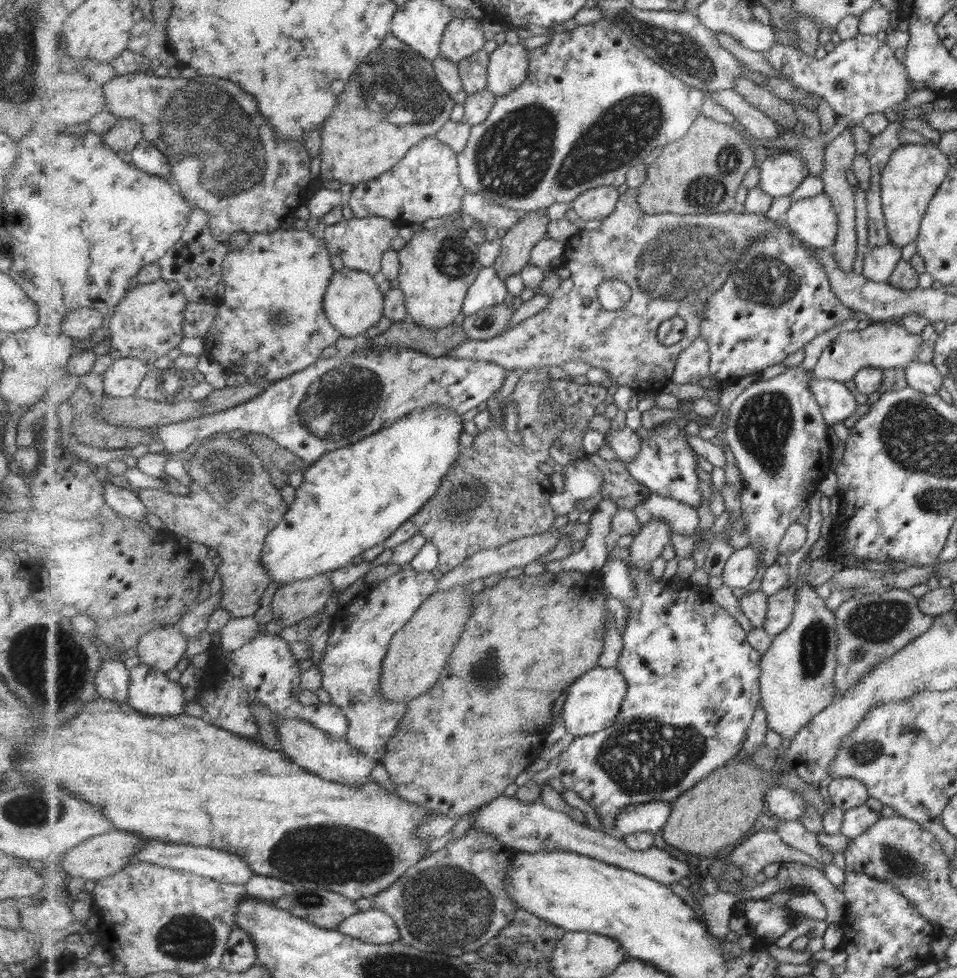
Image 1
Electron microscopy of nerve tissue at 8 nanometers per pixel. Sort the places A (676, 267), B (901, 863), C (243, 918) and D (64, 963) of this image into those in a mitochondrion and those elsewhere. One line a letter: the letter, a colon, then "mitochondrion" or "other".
A: mitochondrion
B: mitochondrion
C: other
D: other

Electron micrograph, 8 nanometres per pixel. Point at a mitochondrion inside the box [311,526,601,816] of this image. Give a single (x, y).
(486, 671)

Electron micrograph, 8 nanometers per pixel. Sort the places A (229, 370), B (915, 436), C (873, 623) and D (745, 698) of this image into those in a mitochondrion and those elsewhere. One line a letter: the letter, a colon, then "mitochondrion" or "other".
A: other
B: mitochondrion
C: mitochondrion
D: other

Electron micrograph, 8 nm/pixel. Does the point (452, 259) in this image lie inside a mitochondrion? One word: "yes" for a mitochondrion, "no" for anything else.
yes

